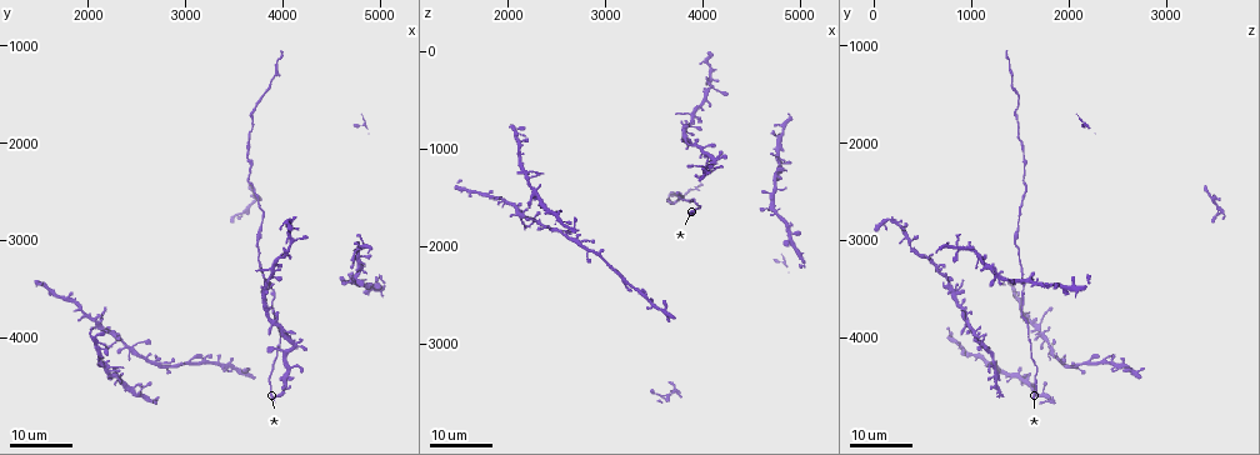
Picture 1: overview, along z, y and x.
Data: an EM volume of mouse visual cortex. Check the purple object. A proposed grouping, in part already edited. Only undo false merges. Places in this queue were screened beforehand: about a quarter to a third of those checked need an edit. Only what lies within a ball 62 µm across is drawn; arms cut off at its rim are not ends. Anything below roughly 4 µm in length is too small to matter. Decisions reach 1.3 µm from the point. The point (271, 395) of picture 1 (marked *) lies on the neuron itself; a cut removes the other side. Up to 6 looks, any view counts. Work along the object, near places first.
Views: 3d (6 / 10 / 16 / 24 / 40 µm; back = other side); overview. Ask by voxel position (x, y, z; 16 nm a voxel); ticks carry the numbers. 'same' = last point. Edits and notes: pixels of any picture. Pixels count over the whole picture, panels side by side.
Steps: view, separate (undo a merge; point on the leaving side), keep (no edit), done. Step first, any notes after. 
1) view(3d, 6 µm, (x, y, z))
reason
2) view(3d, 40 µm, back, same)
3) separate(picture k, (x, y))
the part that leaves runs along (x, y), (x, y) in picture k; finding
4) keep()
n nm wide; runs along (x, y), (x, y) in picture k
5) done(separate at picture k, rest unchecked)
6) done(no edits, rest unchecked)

view(3d, 16 µm, (3340, 4260, 2480))

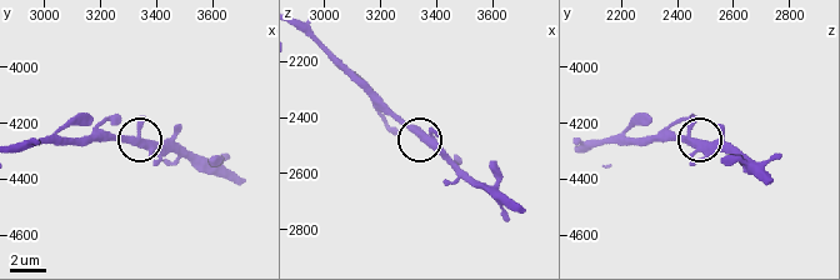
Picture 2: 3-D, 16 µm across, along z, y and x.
view(3d, 6 µm, (3360, 4270, 2490))

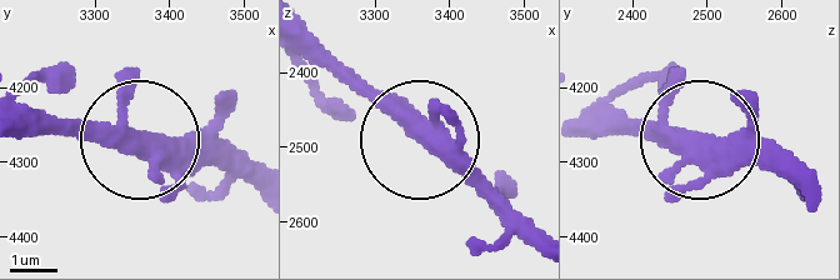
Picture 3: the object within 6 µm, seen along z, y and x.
keep()
continuous, no second neuron

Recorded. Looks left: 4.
view(3d, 24 µm, (2100, 3880, 1660))
four or more arms meet

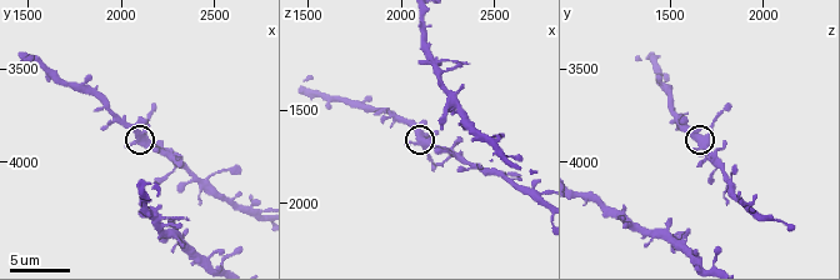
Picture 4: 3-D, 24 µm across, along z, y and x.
view(3d, 6 µm, (2120, 3860, 1660))
zoom in

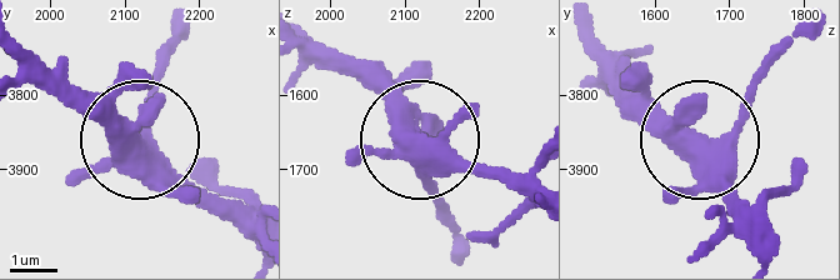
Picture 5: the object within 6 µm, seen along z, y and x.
keep()
460 nm wide; all the same neuron

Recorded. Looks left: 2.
view(3d, 16 µm, (4100, 3020, 380))
a fork

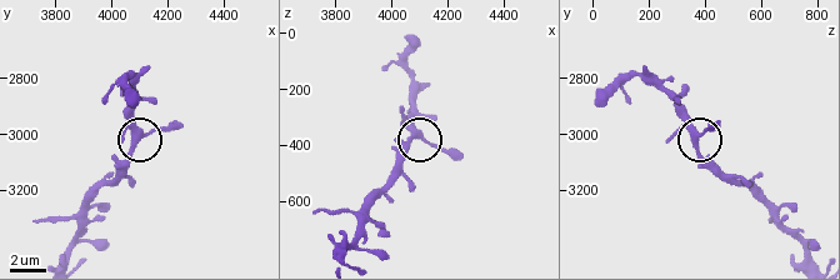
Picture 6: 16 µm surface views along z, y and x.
view(3d, 10 µm, (4110, 3000, 380))

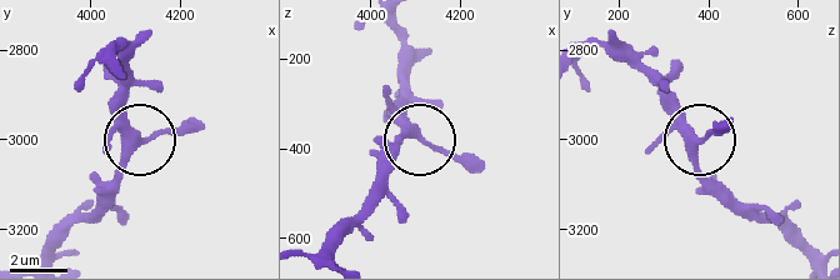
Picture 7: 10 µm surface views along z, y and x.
keep()
270 nm wide; runs along (809, 255), (701, 169), (696, 133), (639, 71) in picture 7; continuous, no second neuron

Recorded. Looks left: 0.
done(no edits, rest unchecked)

